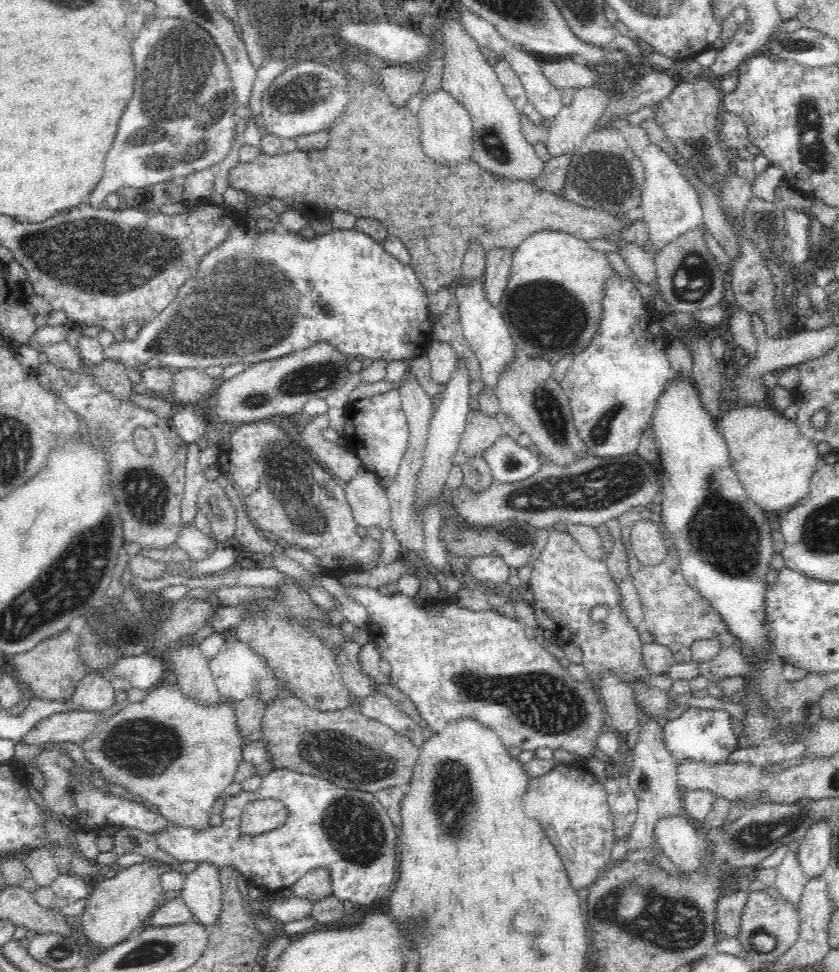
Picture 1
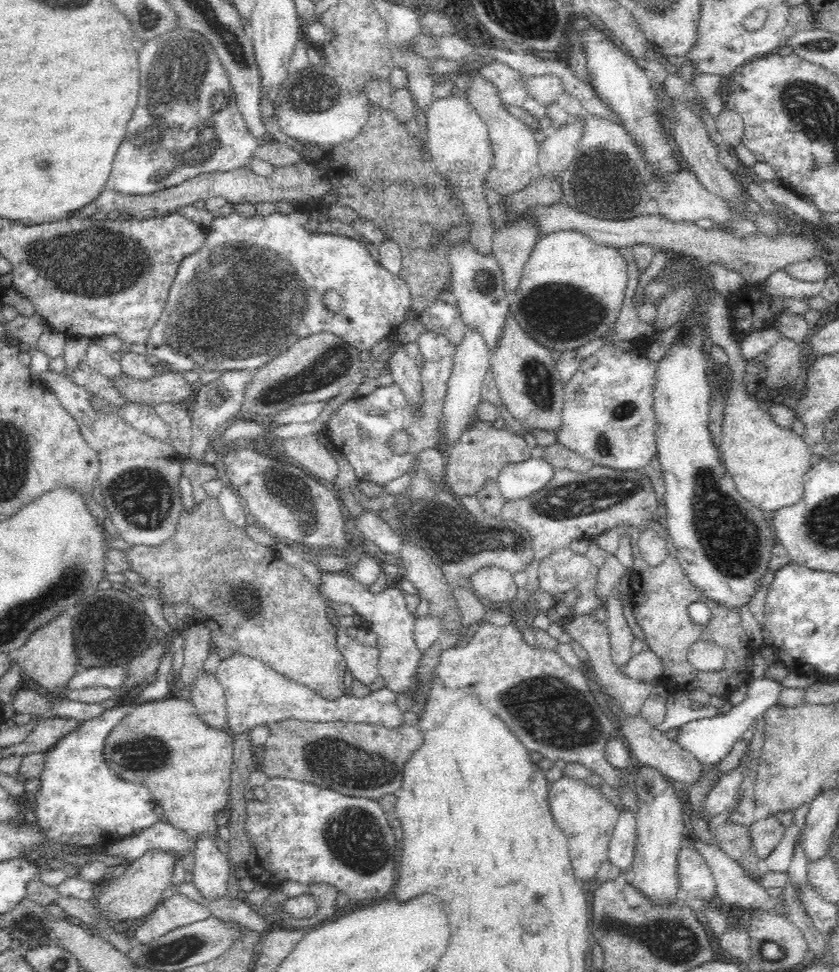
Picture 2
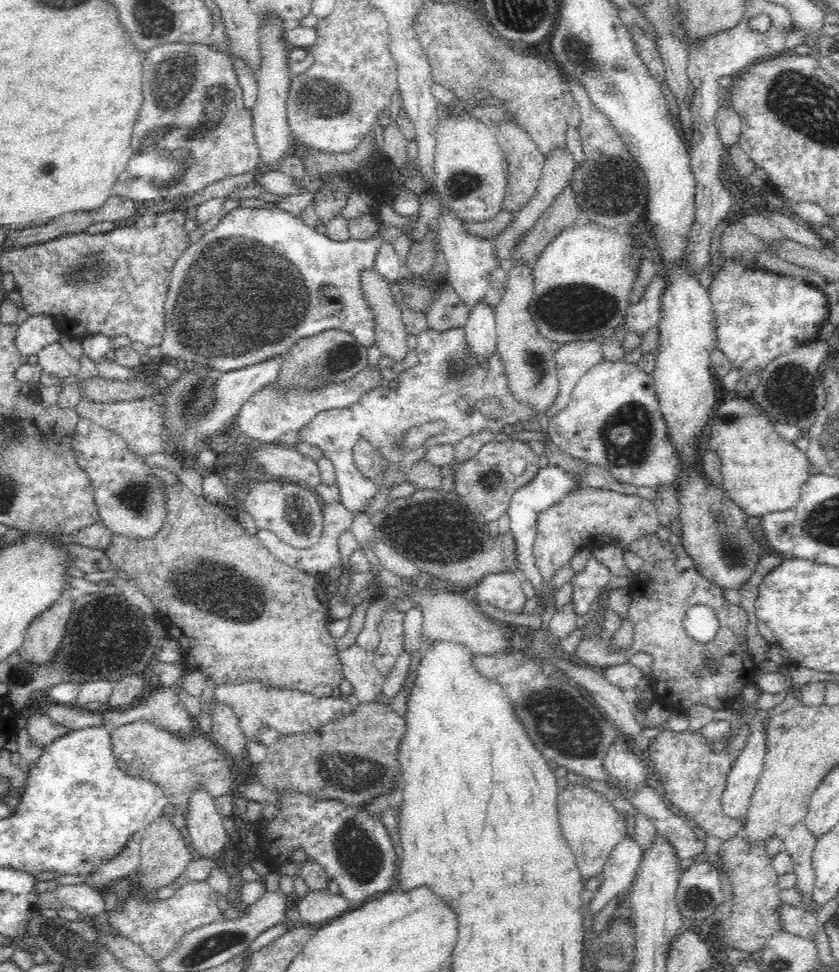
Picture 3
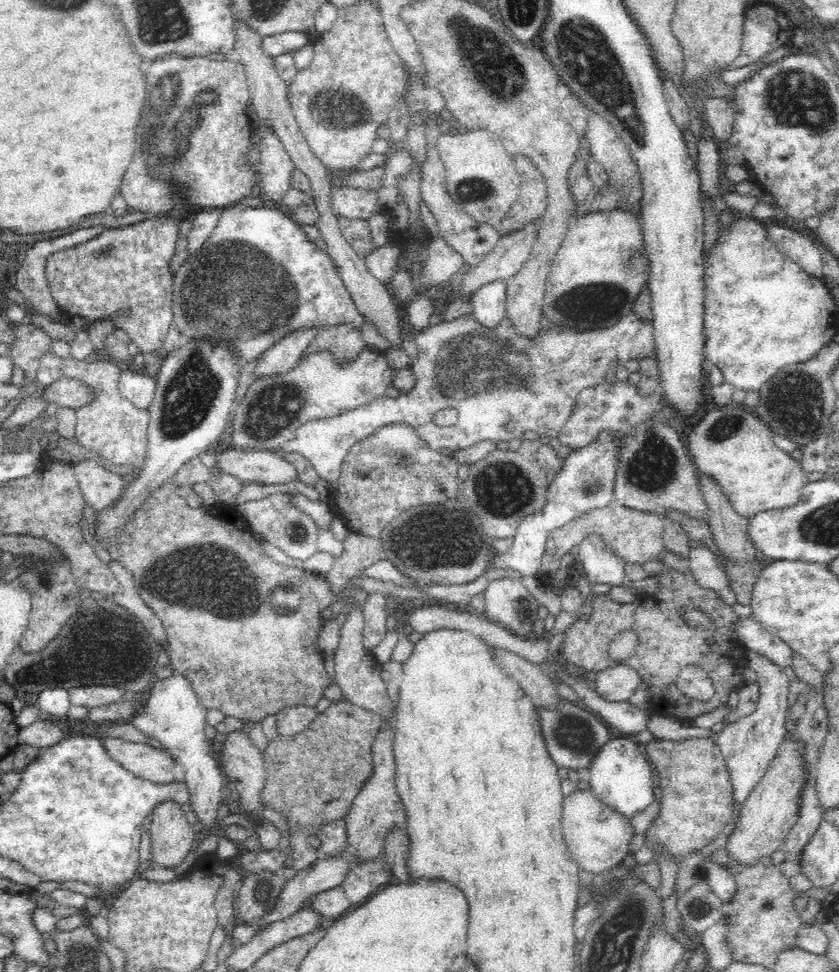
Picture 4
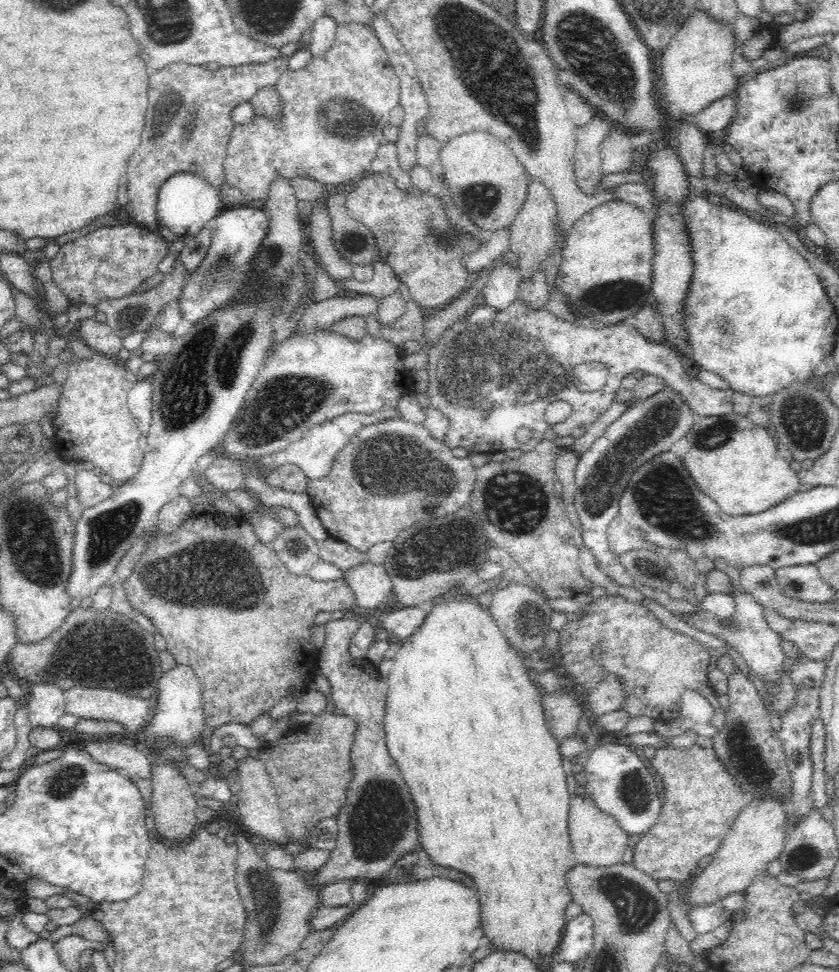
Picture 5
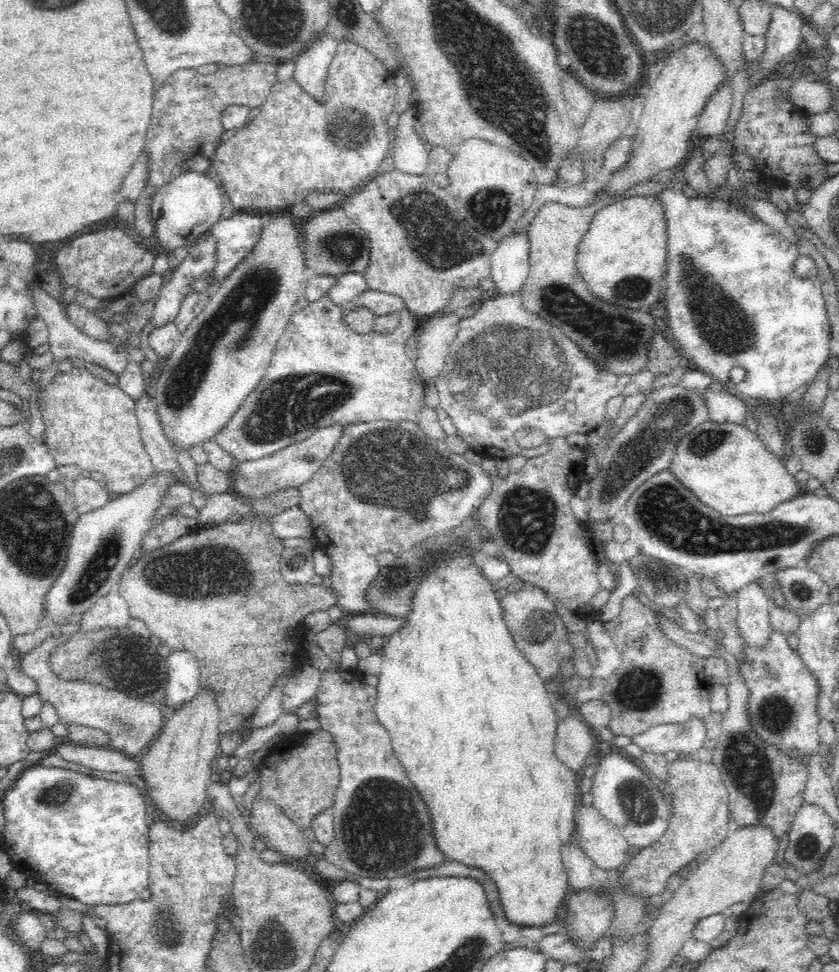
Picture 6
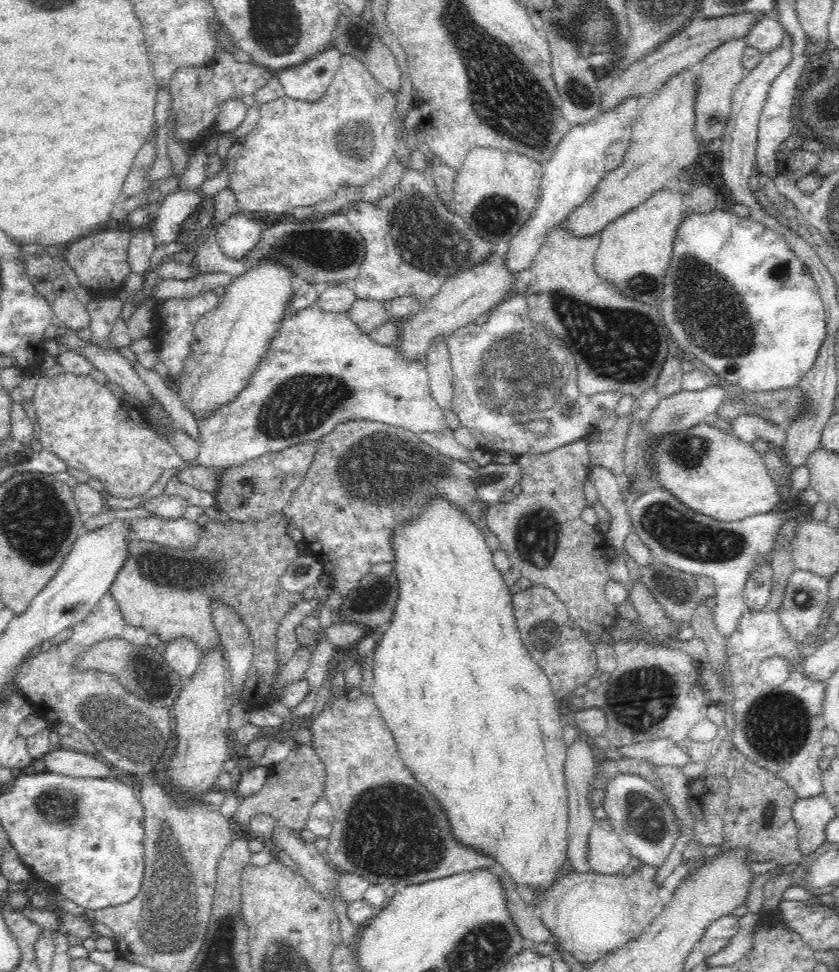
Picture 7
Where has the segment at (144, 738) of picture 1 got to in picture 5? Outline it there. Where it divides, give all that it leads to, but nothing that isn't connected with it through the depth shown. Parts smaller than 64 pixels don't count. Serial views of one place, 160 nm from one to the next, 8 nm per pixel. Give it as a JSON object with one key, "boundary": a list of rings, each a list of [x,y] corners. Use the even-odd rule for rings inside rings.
{"boundary":[[[109,738],[83,745],[84,751],[94,759],[94,762],[123,772],[132,780],[151,778],[151,760],[133,741],[122,742]]]}

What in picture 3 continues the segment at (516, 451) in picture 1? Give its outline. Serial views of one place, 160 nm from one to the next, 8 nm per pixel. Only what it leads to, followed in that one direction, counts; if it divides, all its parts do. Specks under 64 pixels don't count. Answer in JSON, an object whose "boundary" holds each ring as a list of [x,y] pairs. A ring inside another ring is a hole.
{"boundary":[[[543,463],[538,474],[534,476],[534,479],[530,480],[528,484],[520,486],[518,490],[512,492],[512,498],[510,498],[510,508],[508,508],[508,514],[510,517],[509,530],[512,531],[515,538],[516,556],[515,561],[518,568],[518,573],[531,582],[536,590],[537,596],[540,598],[541,605],[544,606],[546,600],[544,600],[545,590],[542,585],[543,576],[540,574],[538,567],[536,566],[536,559],[534,559],[534,540],[536,540],[536,520],[540,512],[548,510],[552,504],[560,502],[570,490],[576,490],[580,484],[580,481],[576,477],[572,477],[566,473],[566,471],[558,468],[557,466]]]}

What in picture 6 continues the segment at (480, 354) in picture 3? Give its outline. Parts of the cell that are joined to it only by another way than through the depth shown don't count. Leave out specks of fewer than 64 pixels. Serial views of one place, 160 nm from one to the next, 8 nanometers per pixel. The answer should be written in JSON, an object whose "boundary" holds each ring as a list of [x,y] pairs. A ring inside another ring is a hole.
{"boundary":[[[526,230],[511,233],[508,237],[504,237],[498,242],[498,247],[491,257],[490,276],[495,282],[493,294],[500,296],[519,292],[520,288],[523,287],[524,281],[529,276],[531,268],[530,254],[531,247],[528,244],[528,233],[526,233]]]}

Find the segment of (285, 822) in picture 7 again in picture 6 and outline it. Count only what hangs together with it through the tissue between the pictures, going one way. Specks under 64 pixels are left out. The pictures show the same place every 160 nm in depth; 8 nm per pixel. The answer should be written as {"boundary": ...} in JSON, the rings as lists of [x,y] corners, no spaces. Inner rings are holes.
{"boundary":[[[324,729],[314,734],[288,737],[284,744],[276,745],[262,760],[259,767],[259,798],[268,798],[268,801],[280,808],[300,830],[309,828],[315,815],[333,806],[340,780],[336,753],[332,735]]]}

